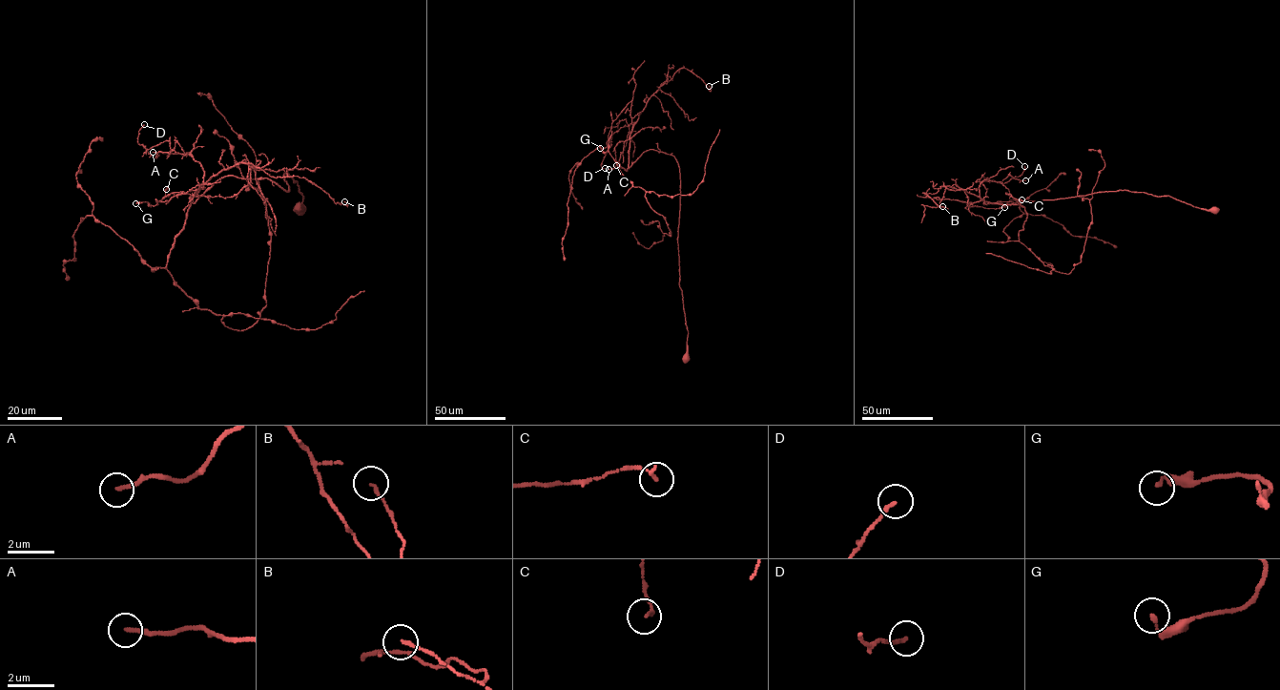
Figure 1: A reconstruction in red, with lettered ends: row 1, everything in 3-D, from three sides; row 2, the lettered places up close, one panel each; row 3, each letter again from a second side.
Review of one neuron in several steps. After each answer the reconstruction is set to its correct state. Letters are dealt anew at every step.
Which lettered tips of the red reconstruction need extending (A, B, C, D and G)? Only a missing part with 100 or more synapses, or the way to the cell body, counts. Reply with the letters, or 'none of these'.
none of these

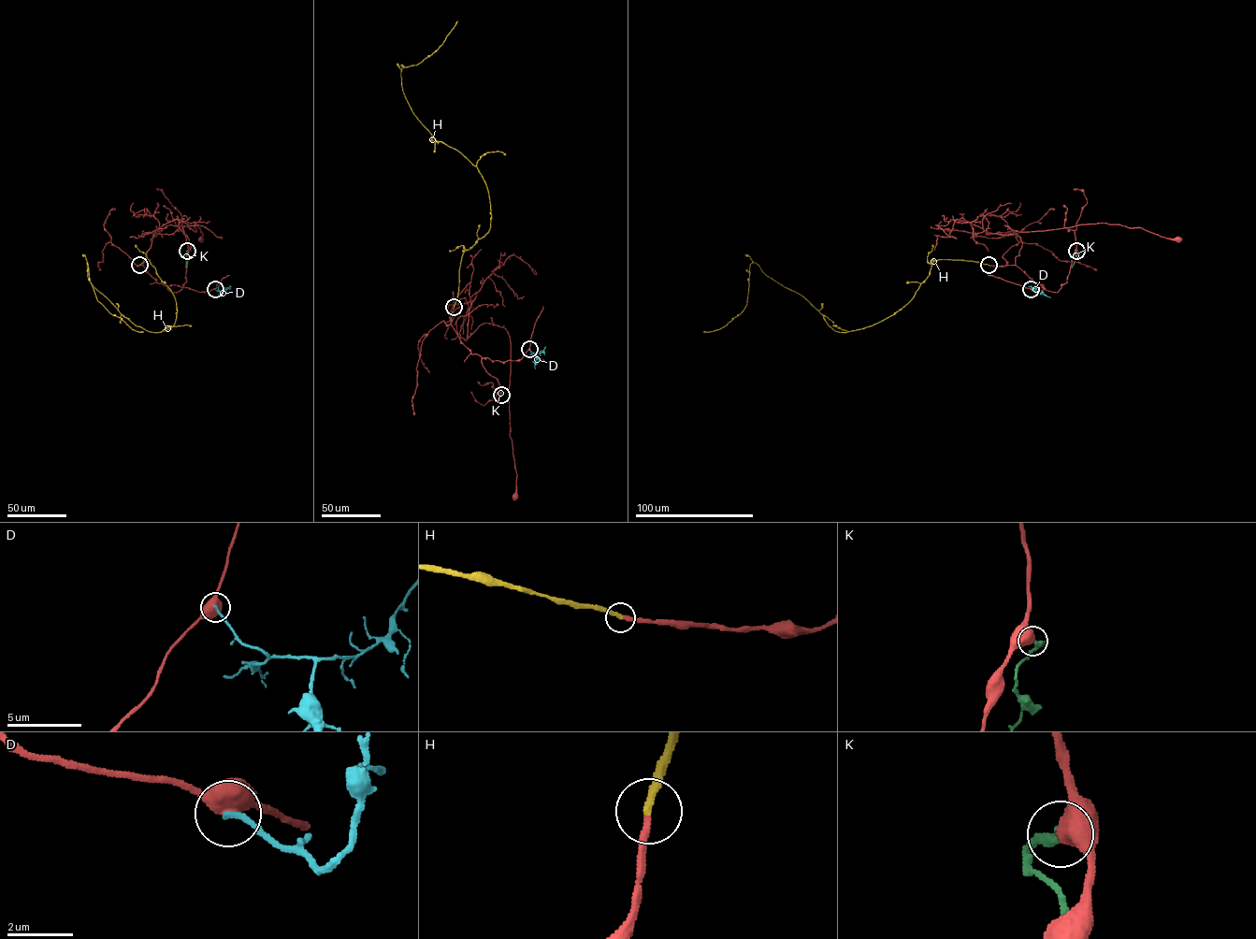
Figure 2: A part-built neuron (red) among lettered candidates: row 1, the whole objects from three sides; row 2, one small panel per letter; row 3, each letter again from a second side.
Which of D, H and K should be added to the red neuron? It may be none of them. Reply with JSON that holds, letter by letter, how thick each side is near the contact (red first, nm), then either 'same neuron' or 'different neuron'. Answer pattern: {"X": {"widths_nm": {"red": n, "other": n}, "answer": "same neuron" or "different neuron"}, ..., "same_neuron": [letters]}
{"D": {"widths_nm": {"red": 600, "other": 170}, "answer": "different neuron"}, "H": {"widths_nm": {"red": 240, "other": 280}, "answer": "same neuron"}, "K": {"widths_nm": {"red": 650, "other": 280}, "answer": "different neuron"}, "same_neuron": ["H"]}

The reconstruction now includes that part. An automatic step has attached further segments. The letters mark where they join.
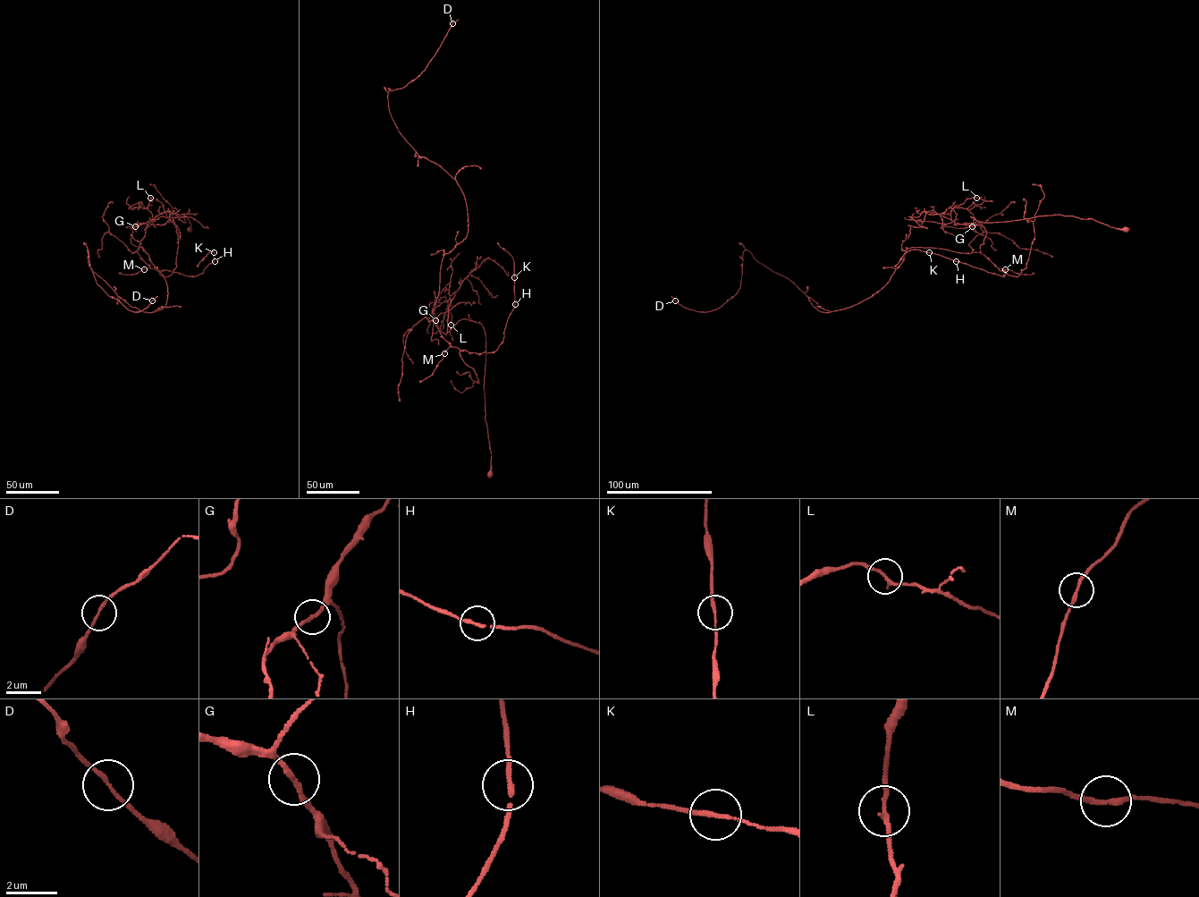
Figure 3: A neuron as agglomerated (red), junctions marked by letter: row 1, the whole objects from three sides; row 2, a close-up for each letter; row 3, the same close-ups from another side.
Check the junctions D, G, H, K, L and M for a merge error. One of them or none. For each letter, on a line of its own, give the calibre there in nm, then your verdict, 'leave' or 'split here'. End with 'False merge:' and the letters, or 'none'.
D: 140 nm thick; leave
G: 200 nm thick; leave
H: 160 nm thick; leave
K: 170 nm thick; leave
L: 180 nm thick; leave
M: 190 nm thick; leave
False merge: none

